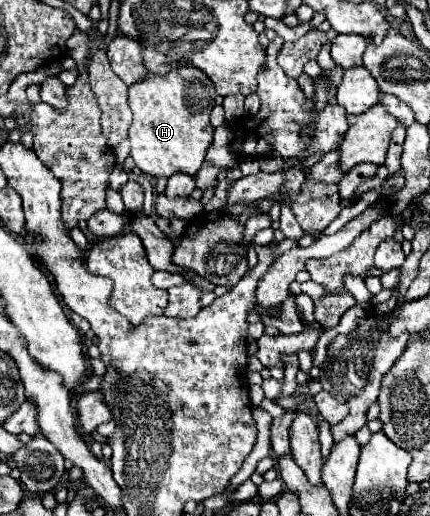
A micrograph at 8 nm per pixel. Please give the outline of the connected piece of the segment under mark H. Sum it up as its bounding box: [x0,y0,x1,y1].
[127,72,217,176]

